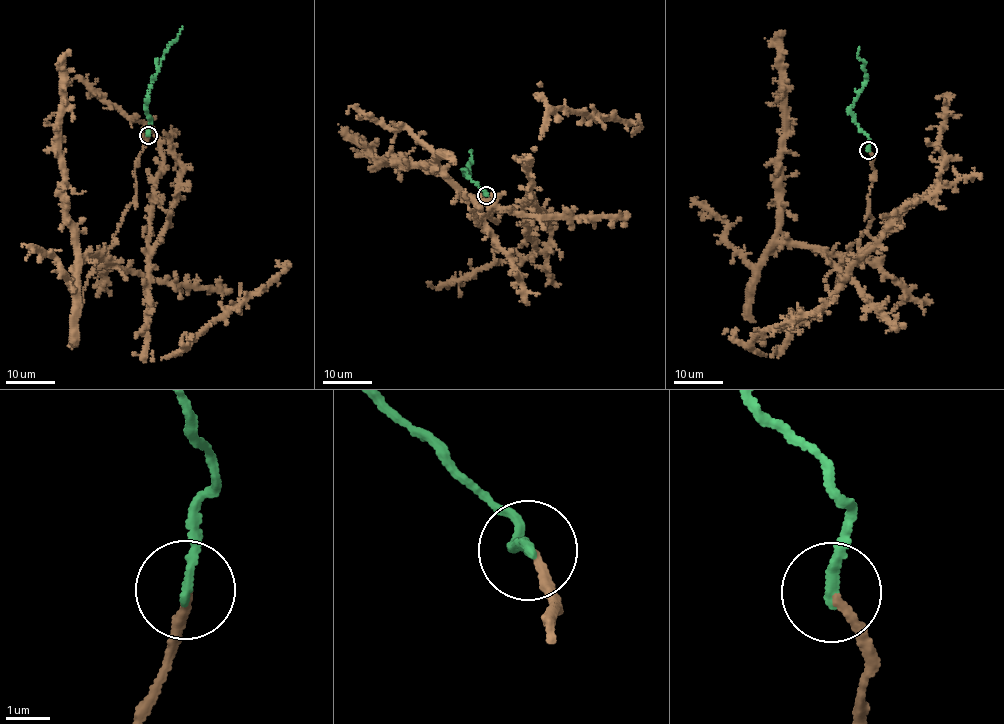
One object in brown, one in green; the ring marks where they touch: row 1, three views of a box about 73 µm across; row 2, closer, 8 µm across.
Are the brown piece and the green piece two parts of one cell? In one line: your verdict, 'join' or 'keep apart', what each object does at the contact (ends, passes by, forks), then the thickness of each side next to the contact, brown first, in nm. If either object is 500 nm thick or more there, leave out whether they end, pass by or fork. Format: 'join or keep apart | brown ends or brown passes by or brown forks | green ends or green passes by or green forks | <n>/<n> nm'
join | brown ends | green ends | 180/240 nm

